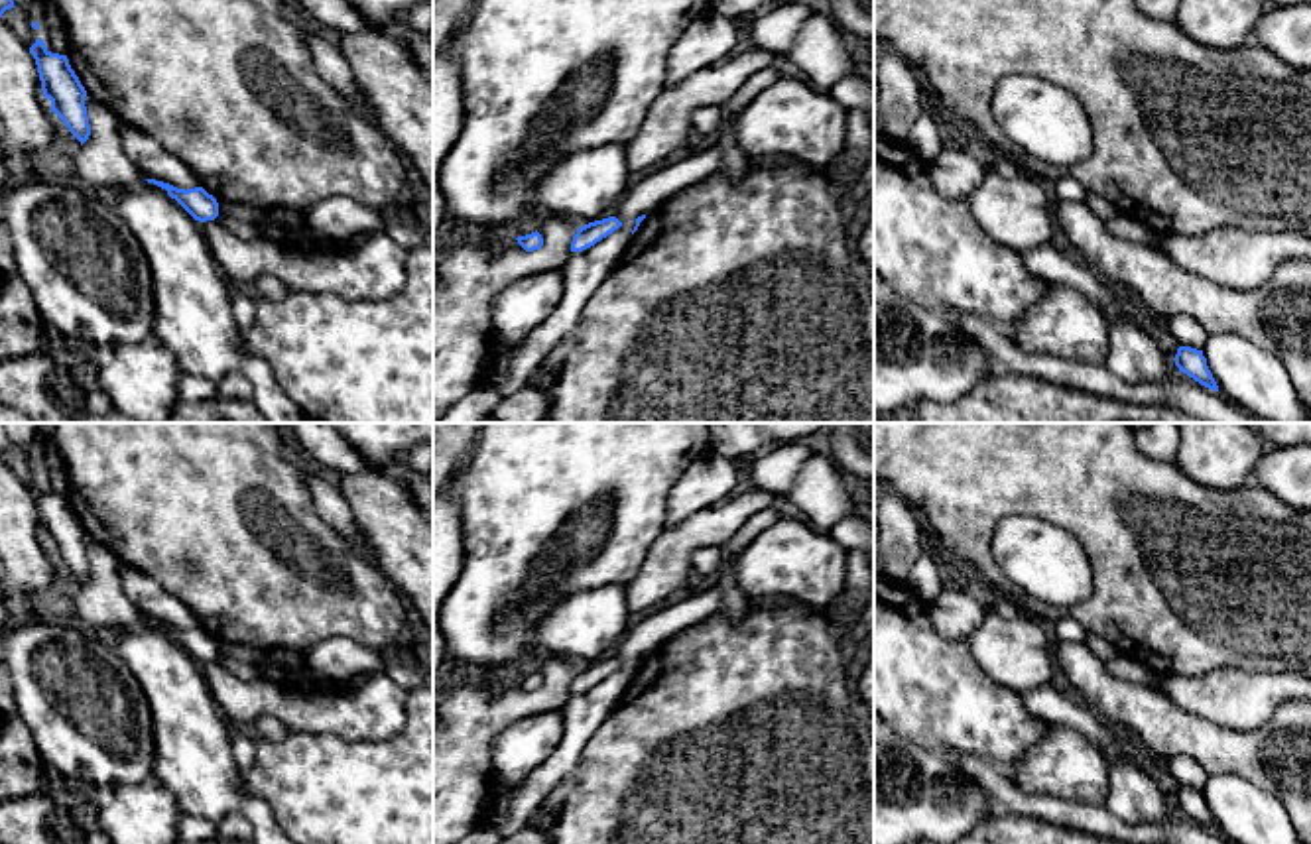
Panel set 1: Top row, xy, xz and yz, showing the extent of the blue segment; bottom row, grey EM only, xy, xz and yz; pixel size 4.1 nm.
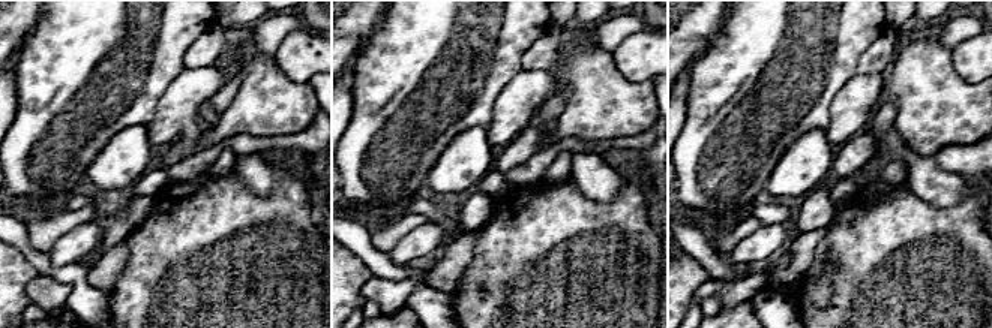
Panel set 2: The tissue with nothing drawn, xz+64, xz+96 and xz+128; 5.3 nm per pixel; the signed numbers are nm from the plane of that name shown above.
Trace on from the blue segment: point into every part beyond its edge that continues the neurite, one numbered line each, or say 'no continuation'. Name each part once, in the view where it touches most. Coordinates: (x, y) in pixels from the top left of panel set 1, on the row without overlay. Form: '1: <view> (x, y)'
no continuation

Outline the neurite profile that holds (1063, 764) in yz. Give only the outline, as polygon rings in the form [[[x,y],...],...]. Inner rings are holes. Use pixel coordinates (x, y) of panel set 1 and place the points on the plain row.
[[[1051,726],[1010,767],[1018,787],[1031,795],[1098,807],[1108,791],[1108,761],[1102,752],[1065,726]]]

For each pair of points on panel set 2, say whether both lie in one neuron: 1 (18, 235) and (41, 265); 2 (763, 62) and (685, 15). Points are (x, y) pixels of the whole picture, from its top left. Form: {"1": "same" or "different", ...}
{"1": "same", "2": "different"}

